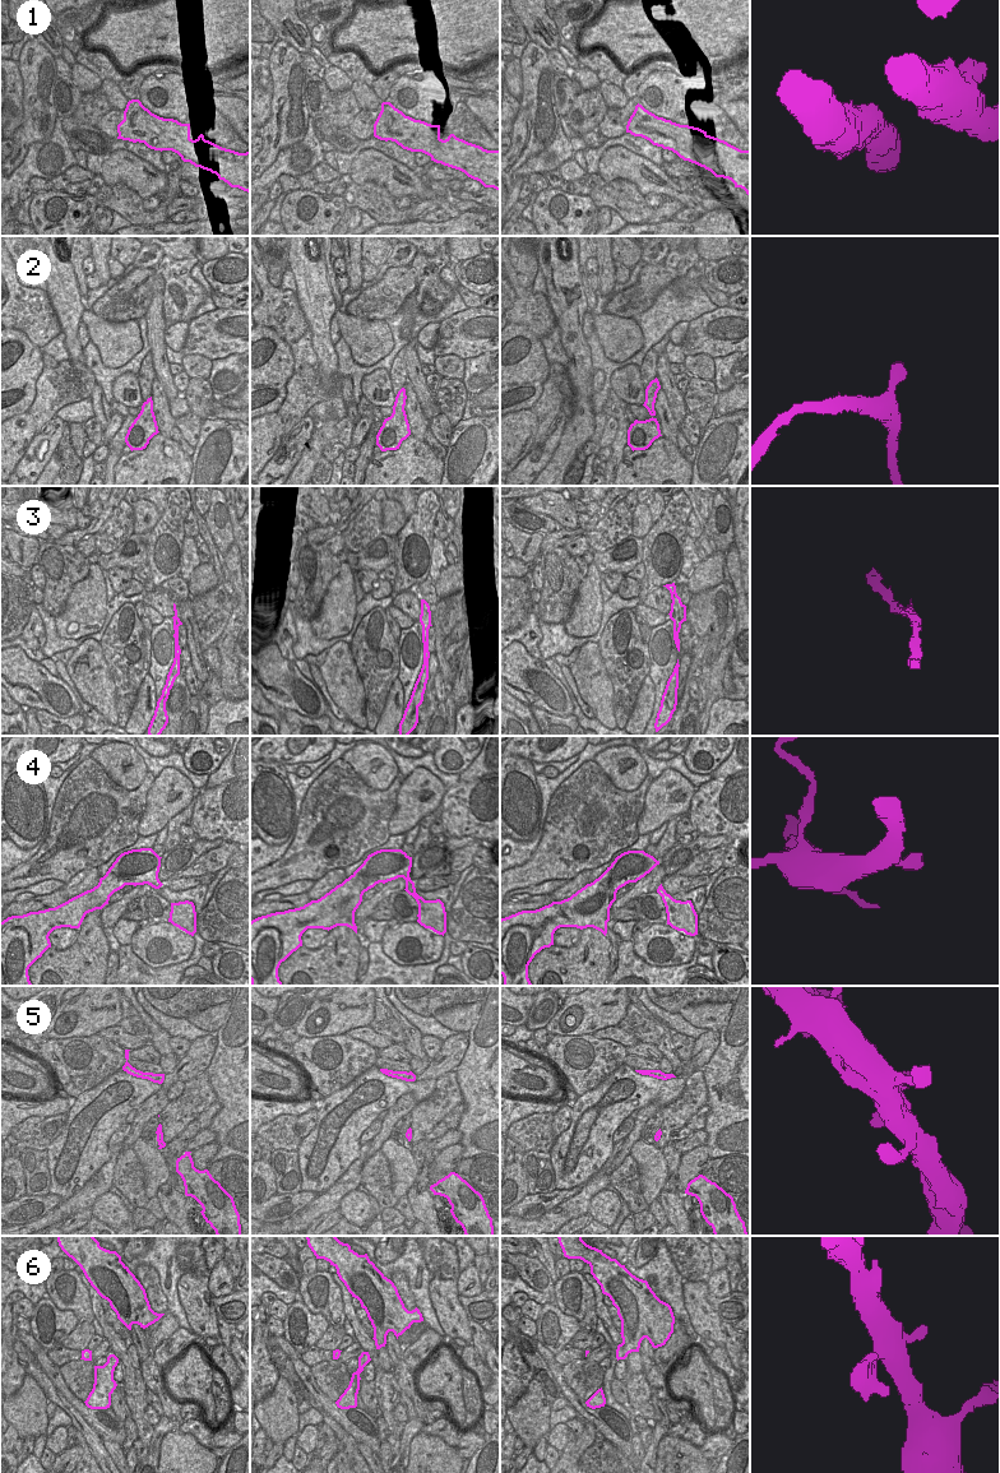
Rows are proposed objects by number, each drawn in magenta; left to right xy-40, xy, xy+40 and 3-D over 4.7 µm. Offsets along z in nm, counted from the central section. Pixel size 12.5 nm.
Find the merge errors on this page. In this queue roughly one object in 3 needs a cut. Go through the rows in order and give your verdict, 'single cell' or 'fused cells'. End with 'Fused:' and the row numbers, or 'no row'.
1: single cell
2: single cell
3: single cell
4: single cell
5: fused cells
6: single cell
Fused: 5

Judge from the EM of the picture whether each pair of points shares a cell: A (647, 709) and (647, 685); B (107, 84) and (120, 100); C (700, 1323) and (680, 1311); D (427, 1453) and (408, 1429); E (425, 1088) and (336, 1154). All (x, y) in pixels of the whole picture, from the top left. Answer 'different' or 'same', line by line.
A: same
B: same
C: different
D: different
E: same

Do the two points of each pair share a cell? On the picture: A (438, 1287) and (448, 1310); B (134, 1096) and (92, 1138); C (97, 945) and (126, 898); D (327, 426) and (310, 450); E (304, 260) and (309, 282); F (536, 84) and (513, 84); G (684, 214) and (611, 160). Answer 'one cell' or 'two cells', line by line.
A: one cell
B: one cell
C: two cells
D: one cell
E: one cell
F: two cells
G: two cells

